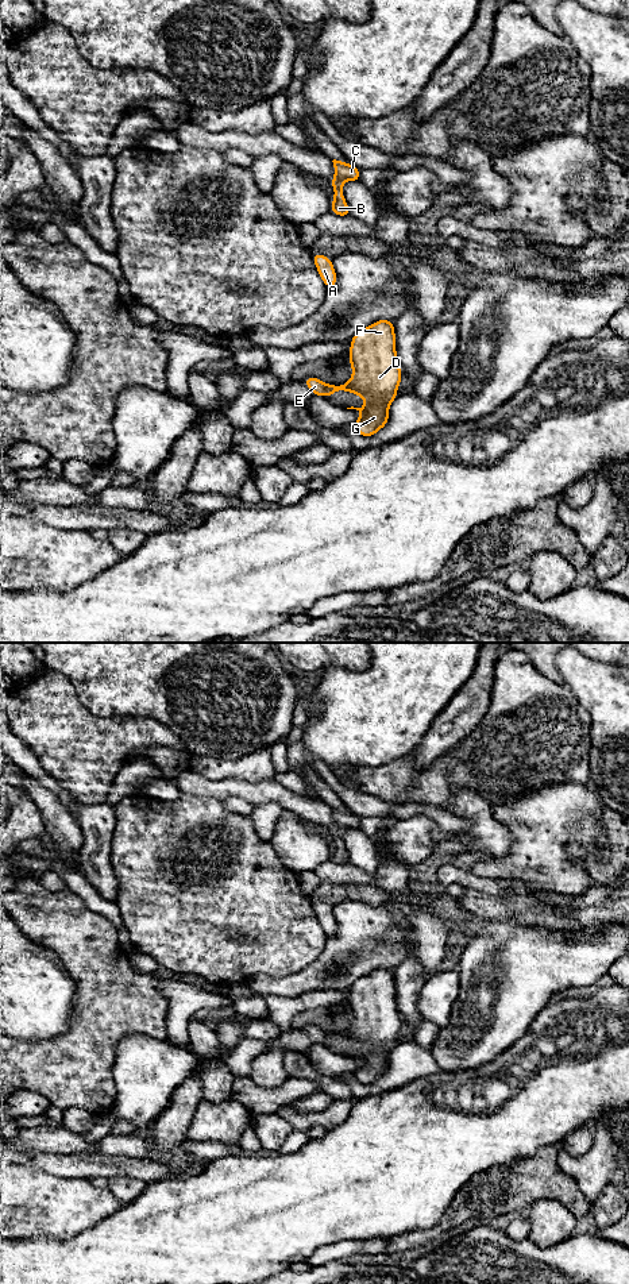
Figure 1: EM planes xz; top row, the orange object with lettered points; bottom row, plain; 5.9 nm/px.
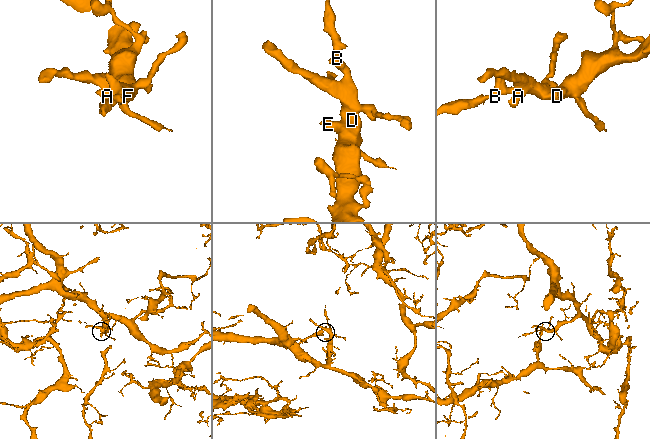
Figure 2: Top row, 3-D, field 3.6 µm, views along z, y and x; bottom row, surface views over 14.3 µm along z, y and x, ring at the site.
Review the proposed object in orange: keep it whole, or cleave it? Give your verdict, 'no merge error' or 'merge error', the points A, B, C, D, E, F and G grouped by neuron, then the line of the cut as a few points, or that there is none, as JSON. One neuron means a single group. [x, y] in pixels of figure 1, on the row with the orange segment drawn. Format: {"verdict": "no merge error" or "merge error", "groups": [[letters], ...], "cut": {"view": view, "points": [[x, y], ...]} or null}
{"verdict": "no merge error", "groups": [["A", "B", "C", "D", "E", "F", "G"]], "cut": null}

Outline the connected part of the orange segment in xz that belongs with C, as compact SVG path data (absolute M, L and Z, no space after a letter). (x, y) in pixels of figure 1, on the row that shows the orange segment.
M333 159L333 167L335 167L335 177L329 181L333 190L335 197L332 198L331 212L336 216L351 216L348 204L346 203L346 198L343 196L343 182L344 181L360 181L360 170L355 166L352 166L348 162L341 162Z

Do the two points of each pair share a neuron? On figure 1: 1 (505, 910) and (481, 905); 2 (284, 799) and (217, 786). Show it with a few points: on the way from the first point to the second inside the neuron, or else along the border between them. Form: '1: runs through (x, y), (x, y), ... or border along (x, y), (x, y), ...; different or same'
1: runs through (500, 907), (486, 907); same
2: runs through (267, 791), (249, 791), (234, 787); same

